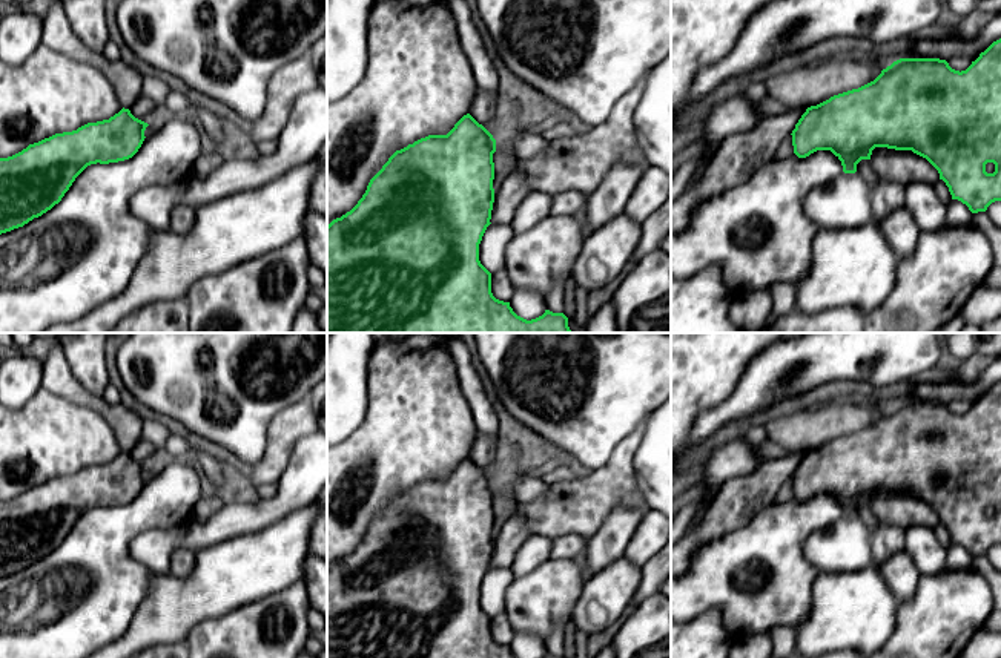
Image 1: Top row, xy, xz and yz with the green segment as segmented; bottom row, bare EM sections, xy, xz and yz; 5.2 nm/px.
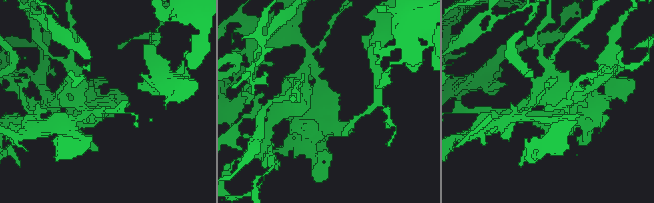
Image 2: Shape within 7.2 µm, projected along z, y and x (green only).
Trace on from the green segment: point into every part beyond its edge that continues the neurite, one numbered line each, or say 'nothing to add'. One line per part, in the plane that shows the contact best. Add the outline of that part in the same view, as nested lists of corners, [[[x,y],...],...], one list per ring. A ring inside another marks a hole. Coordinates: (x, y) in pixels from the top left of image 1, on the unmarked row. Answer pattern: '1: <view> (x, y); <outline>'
nothing to add

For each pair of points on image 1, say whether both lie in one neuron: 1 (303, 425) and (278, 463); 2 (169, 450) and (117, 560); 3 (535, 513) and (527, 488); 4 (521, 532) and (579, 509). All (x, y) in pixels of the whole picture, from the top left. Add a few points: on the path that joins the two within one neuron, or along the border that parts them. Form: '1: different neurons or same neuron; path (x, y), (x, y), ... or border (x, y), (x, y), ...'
1: same neuron; path (294, 433), (278, 448), (278, 454)
2: different neurons; border (165, 457), (177, 459)
3: different neurons; border (548, 479), (548, 490), (538, 499), (513, 499)
4: different neurons; border (515, 513), (521, 514), (535, 532)

